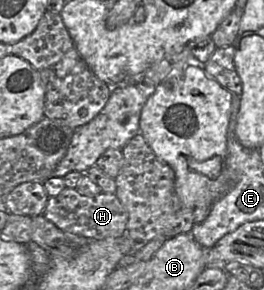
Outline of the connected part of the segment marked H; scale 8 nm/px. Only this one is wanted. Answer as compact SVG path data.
M67 187L57 196L48 198L42 216L65 232L94 239L121 236L128 222L128 212L115 193L101 192L96 196L86 196L75 188Z

